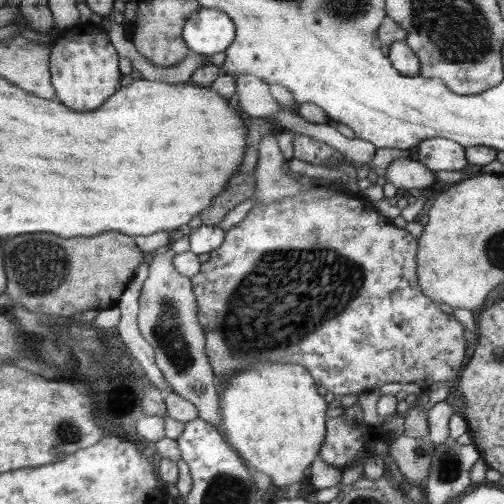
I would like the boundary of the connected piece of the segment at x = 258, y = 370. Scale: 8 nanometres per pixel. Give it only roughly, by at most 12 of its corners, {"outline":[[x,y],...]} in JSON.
{"outline":[[248,363],[221,431],[278,488],[305,482],[327,403],[304,366]]}

